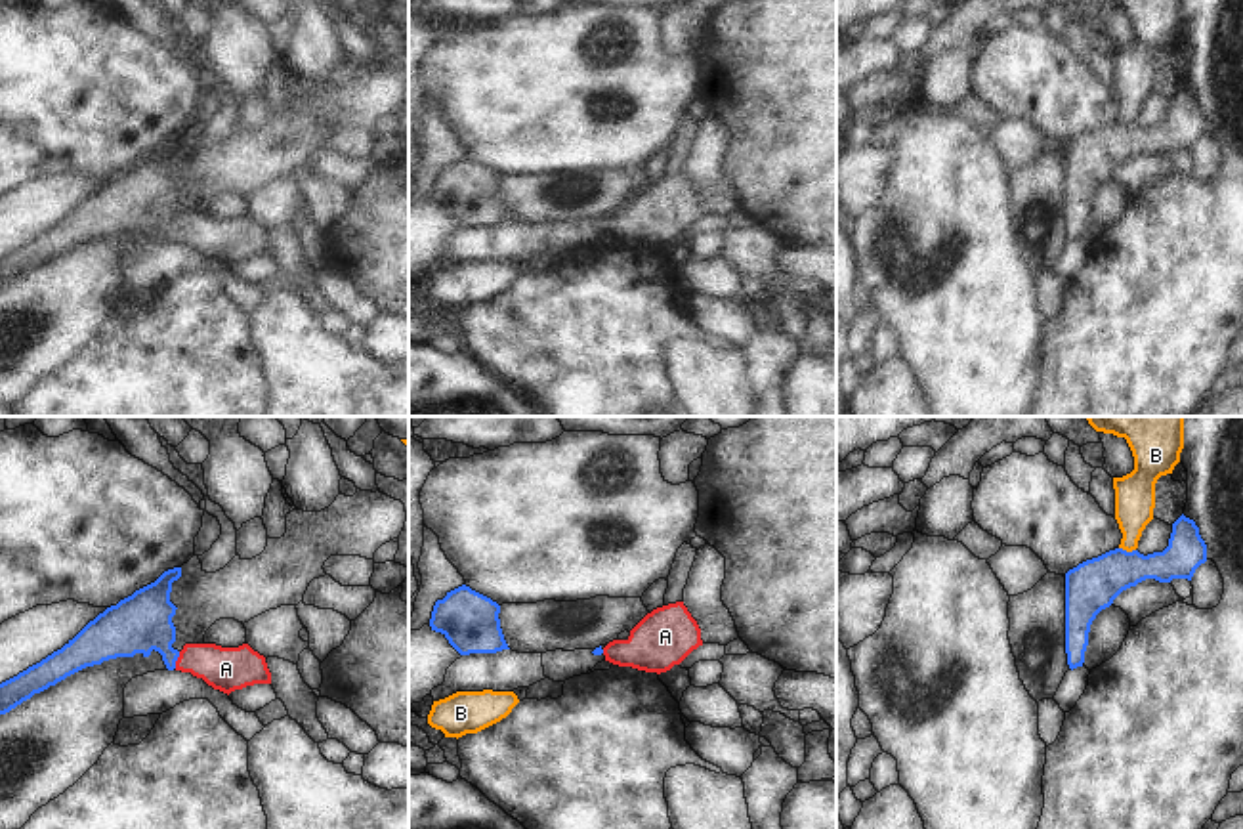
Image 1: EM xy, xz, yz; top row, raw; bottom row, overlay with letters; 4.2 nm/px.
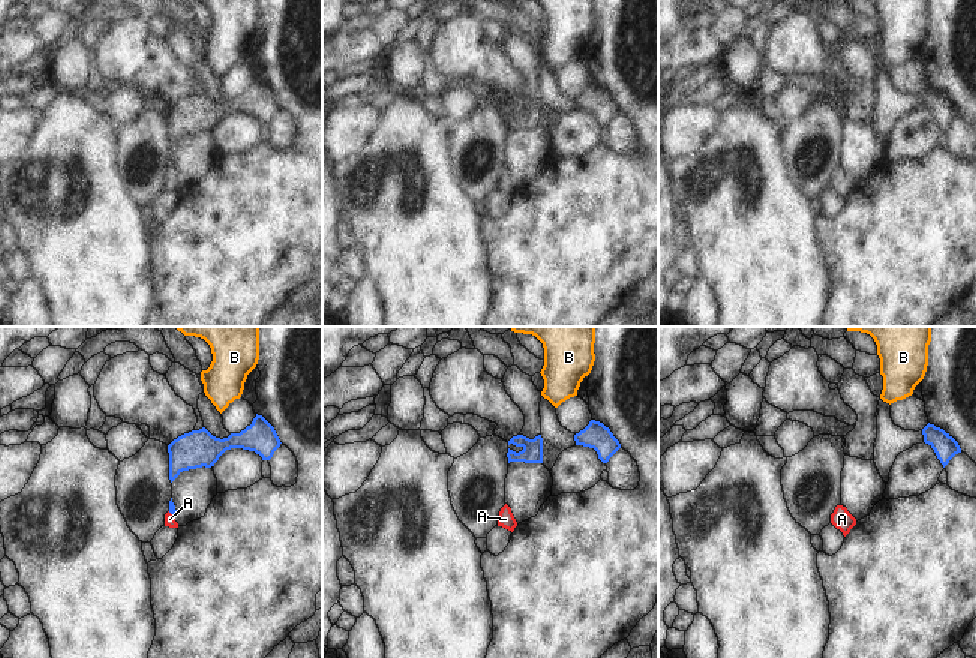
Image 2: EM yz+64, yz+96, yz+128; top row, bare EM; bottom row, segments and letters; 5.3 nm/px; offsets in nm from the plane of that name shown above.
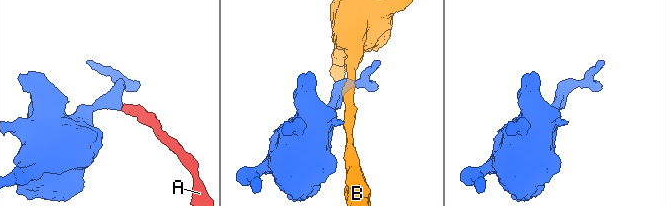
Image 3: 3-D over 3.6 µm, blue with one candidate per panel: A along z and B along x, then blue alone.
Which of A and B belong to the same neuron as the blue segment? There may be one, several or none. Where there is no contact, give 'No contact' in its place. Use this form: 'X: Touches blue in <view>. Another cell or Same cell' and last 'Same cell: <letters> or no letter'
A: Touches blue in xy. Same cell
B: Touches blue in yz. Another cell
Same cell: A.

